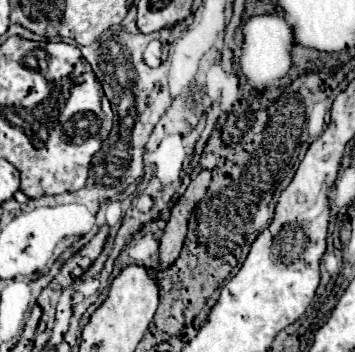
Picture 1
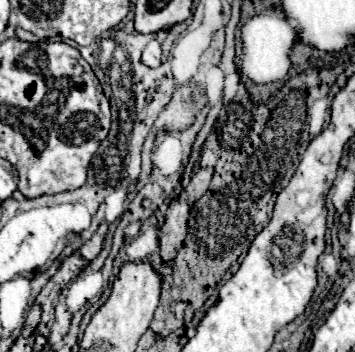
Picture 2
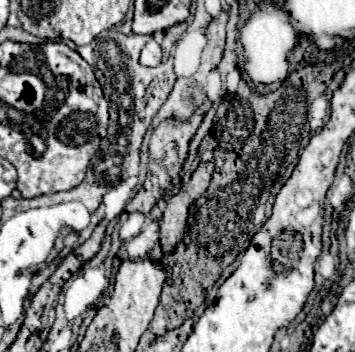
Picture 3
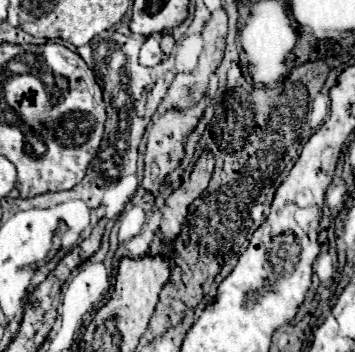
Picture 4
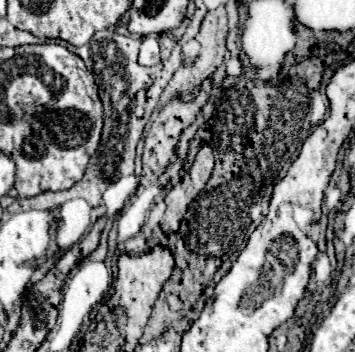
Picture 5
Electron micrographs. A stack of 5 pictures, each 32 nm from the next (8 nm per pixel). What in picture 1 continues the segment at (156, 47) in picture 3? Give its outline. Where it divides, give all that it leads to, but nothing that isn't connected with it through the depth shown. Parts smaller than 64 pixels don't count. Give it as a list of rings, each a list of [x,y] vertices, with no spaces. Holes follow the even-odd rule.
[[[152,40],[150,44],[148,44],[148,48],[144,50],[144,62],[148,64],[148,66],[152,66],[152,68],[156,68],[156,66],[160,66],[160,42],[158,40]]]

